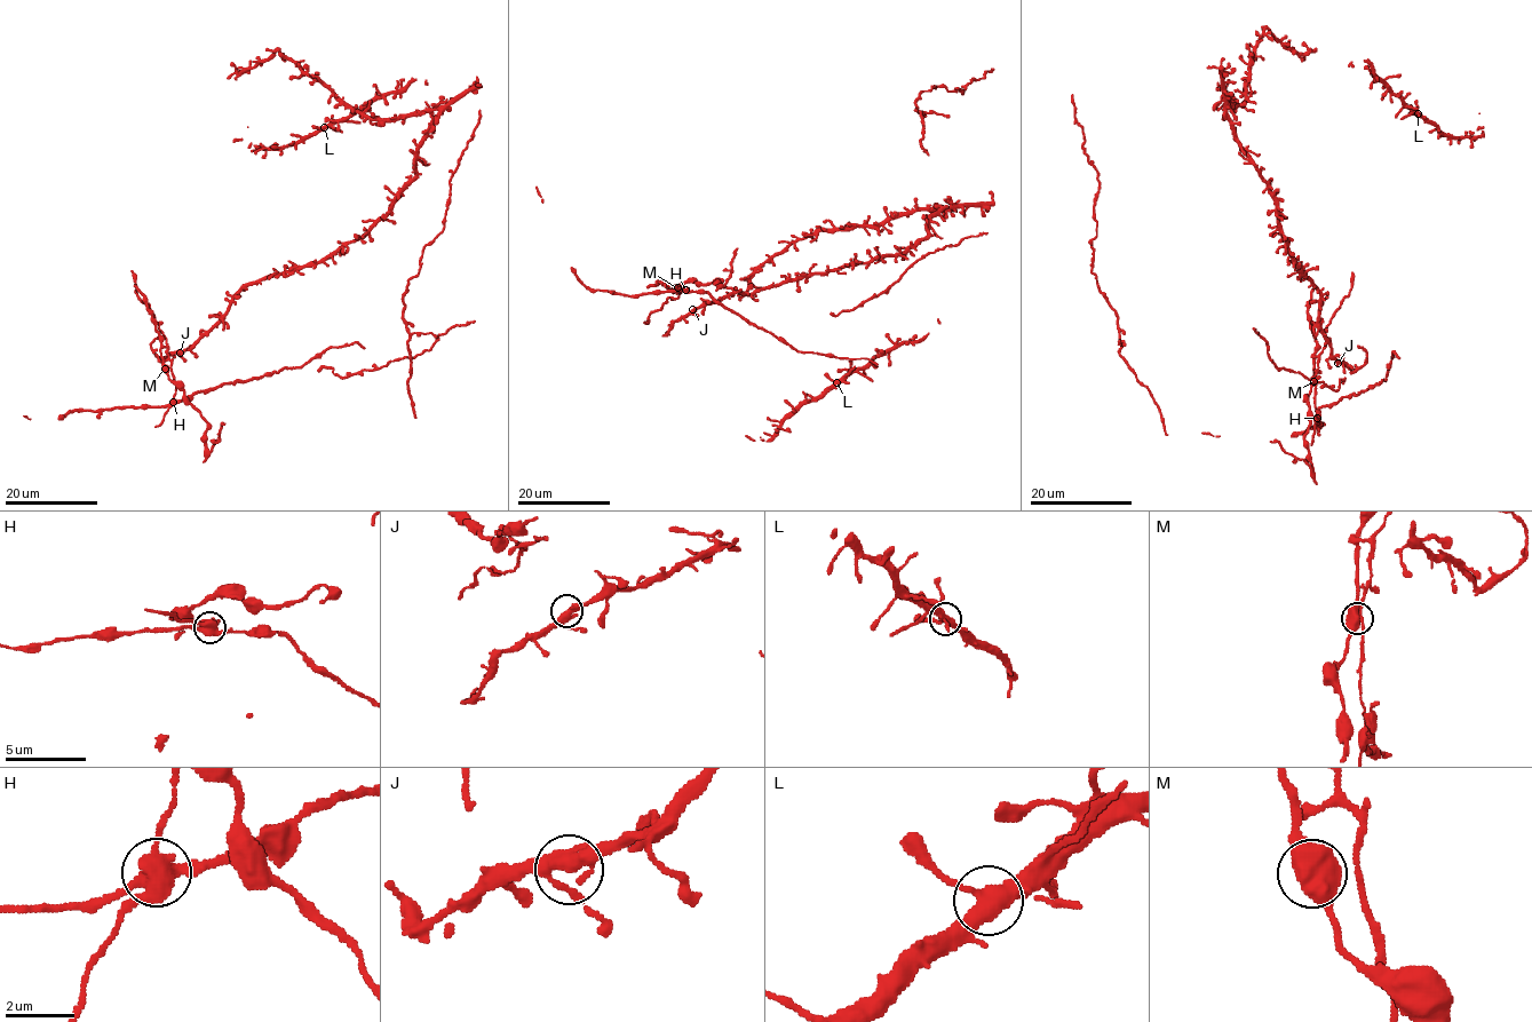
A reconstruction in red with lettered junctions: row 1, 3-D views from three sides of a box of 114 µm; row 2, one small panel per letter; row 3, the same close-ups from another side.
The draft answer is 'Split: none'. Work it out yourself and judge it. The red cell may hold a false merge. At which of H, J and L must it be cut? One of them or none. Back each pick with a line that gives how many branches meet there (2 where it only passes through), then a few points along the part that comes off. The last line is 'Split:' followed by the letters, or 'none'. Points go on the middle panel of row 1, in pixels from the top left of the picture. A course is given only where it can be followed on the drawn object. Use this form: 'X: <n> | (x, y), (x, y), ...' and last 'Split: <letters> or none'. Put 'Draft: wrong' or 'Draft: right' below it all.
H: 3 | (685, 290), (673, 287), (687, 282), (708, 284), (717, 278), (717, 284), (724, 284), (737, 248)
Split: H
Draft: wrong

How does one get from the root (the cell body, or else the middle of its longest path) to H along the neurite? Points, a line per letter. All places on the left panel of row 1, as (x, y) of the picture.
H: (167, 350), (175, 385), (173, 402)

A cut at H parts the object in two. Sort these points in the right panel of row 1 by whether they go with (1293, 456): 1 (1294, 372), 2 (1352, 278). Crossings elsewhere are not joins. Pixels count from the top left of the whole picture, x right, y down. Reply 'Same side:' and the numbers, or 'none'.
Same side: 2

